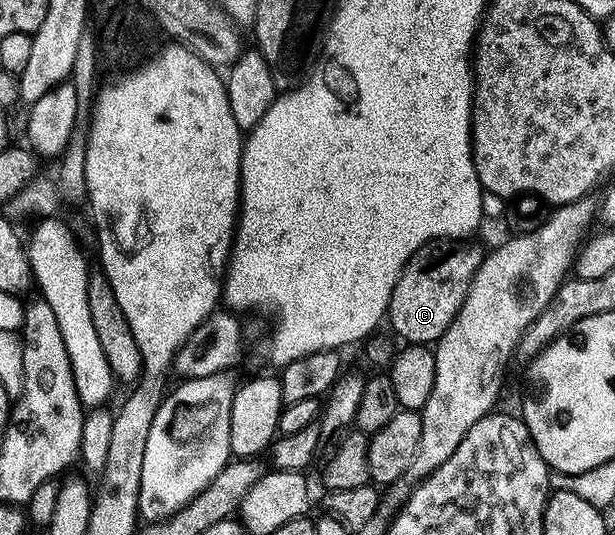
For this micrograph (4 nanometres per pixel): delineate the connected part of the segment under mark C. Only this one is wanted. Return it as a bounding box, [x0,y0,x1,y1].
[387,240,483,344]

